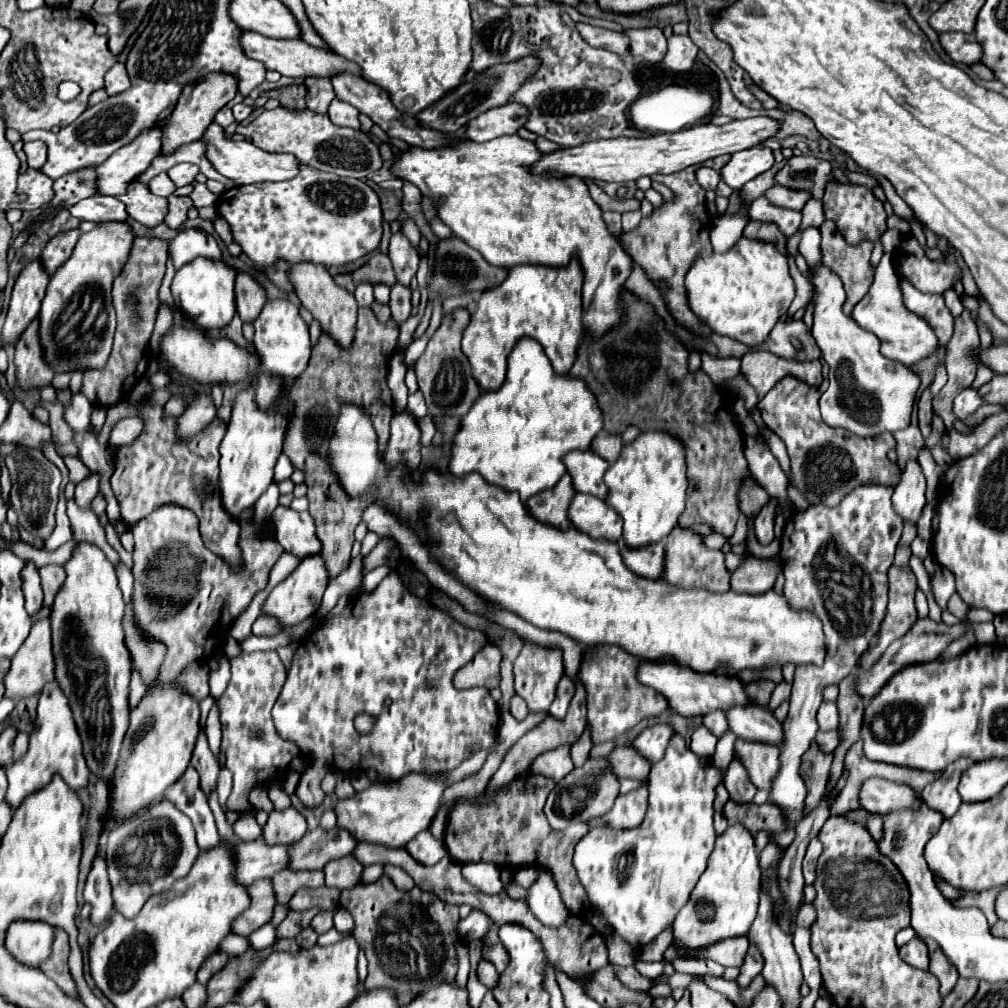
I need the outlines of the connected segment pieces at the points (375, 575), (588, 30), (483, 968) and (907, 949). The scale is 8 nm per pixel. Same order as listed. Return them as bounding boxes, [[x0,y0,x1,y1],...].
[[359,565,391,591],[577,23,629,55],[477,959,499,991],[899,937,929,969]]

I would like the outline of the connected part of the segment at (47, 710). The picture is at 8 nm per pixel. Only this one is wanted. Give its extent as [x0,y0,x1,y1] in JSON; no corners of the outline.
[5,681,89,809]

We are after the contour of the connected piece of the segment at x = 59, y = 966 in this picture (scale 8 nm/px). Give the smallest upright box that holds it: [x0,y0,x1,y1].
[41,929,79,999]

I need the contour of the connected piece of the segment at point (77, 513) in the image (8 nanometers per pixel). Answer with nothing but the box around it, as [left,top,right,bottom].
[67,501,121,567]

